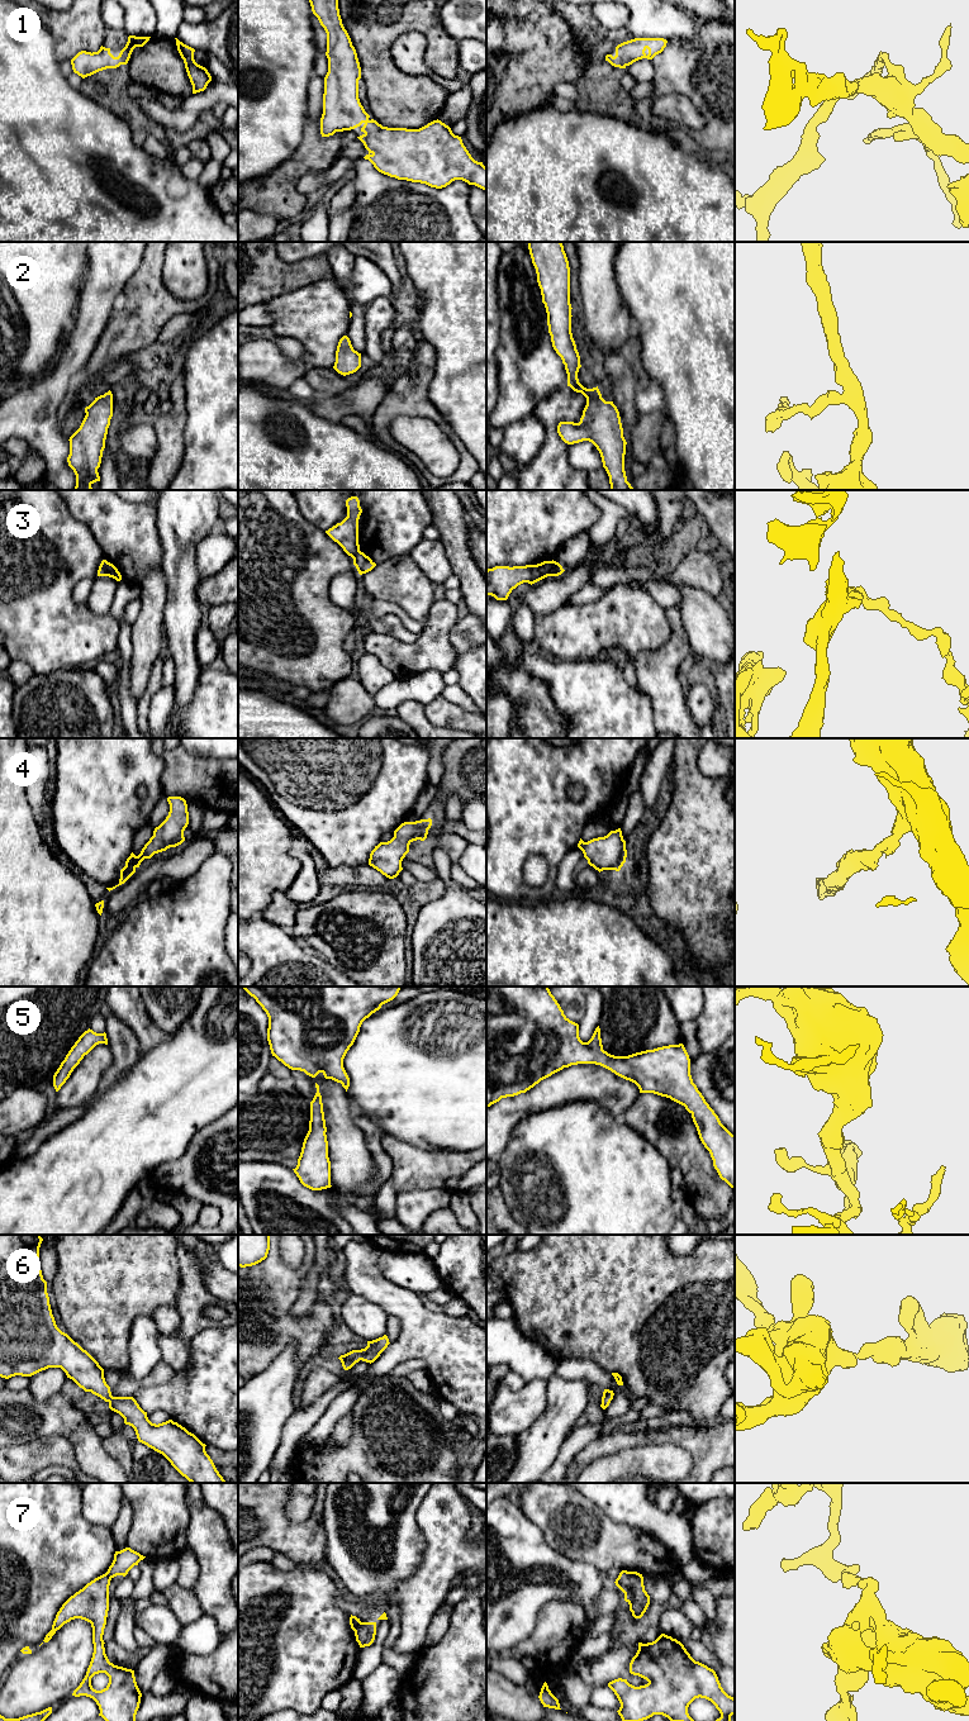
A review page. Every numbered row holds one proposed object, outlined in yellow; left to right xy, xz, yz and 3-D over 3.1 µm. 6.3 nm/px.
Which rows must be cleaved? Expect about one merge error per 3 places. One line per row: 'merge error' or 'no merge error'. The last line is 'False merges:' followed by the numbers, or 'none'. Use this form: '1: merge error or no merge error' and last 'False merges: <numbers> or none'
1: no merge error
2: no merge error
3: merge error
4: no merge error
5: no merge error
6: no merge error
7: merge error
False merges: 3, 7

